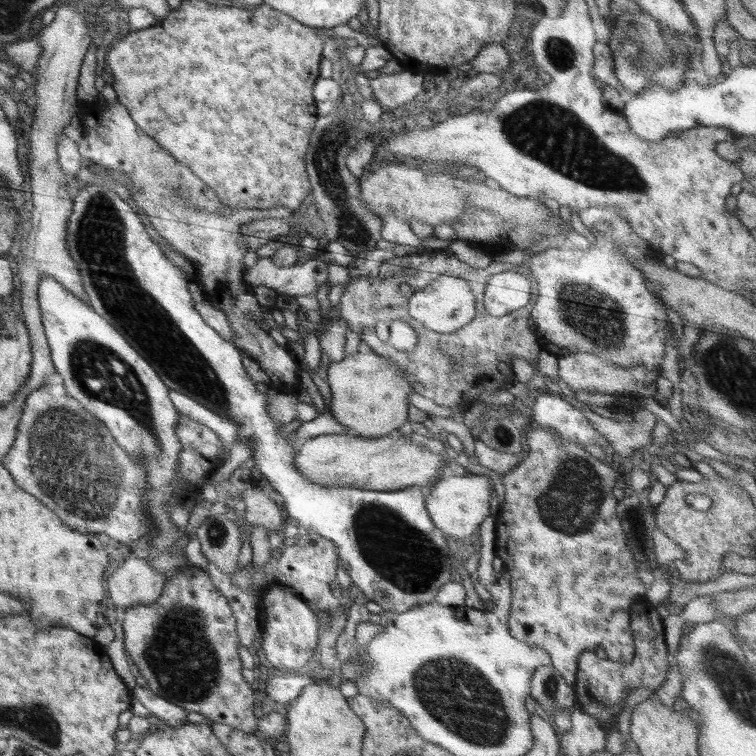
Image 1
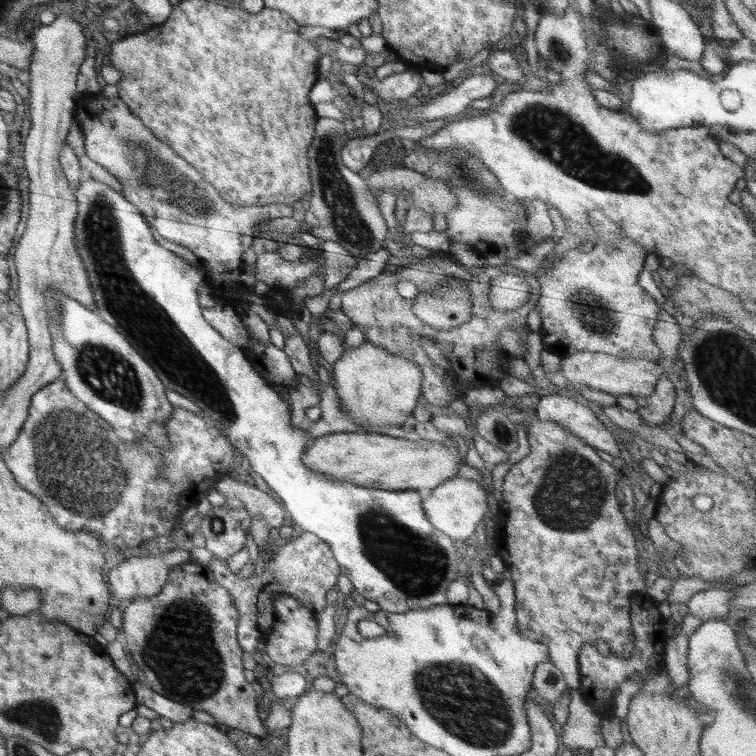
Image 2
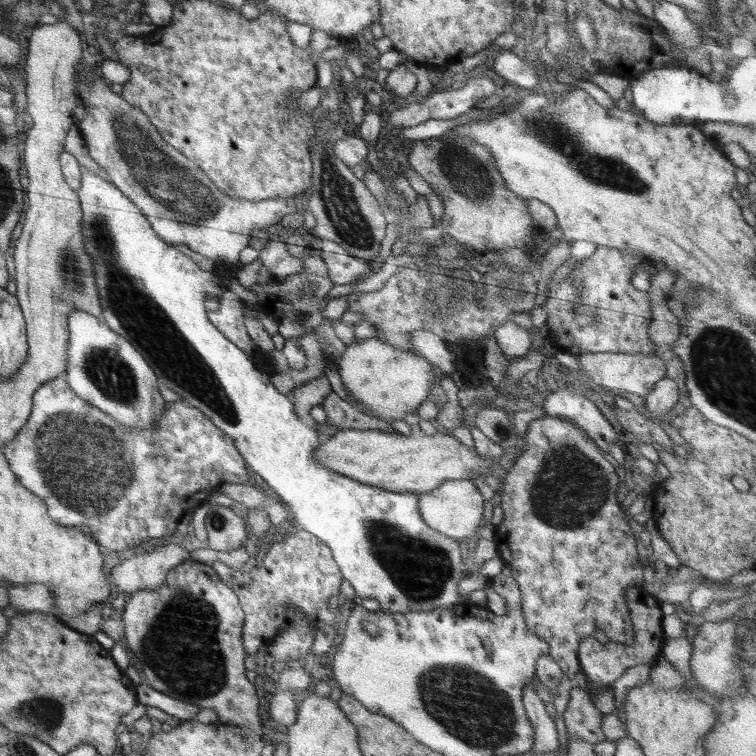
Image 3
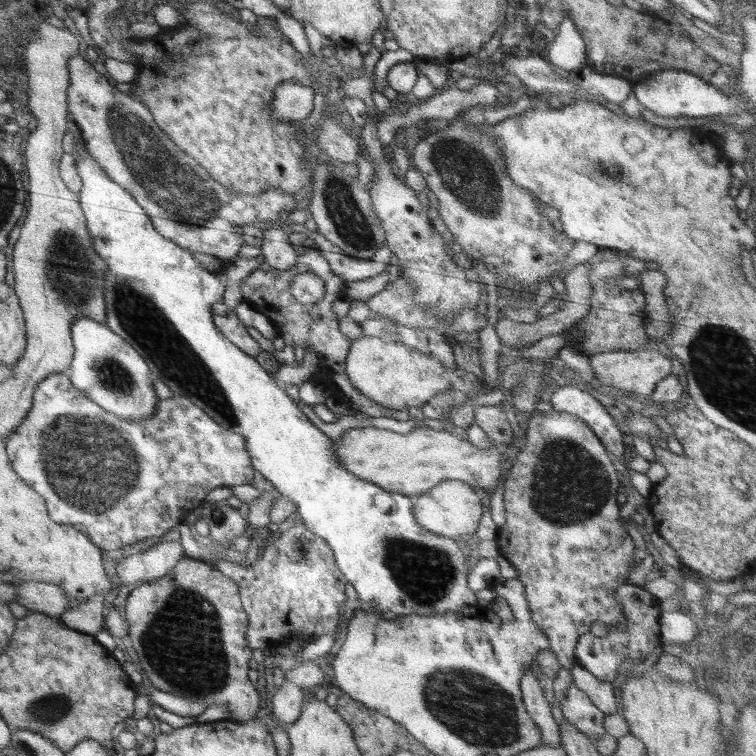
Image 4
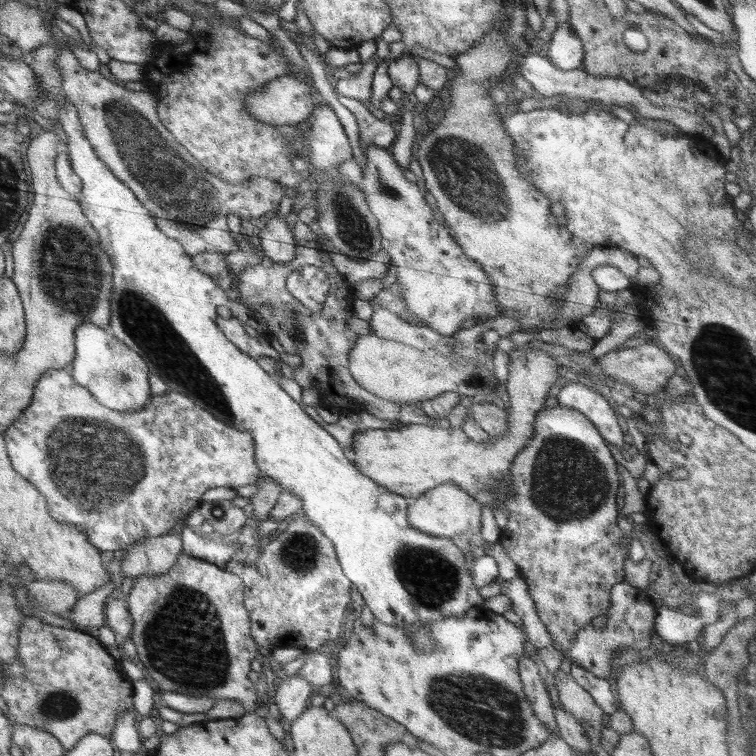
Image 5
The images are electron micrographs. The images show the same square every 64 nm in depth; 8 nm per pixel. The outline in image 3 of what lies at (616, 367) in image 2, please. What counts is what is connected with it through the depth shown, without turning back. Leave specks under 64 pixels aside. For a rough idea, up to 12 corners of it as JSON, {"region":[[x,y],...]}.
{"region":[[656,354],[578,355],[598,386],[645,397],[668,375]]}

